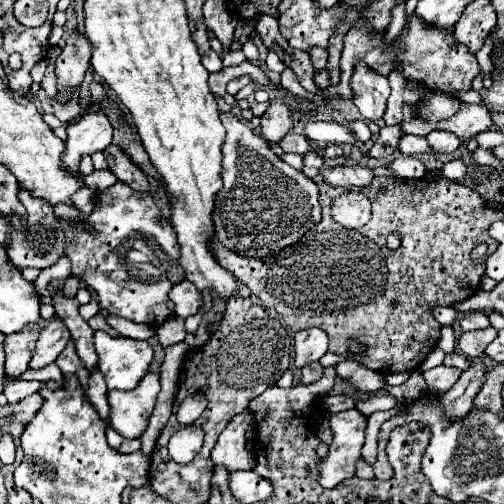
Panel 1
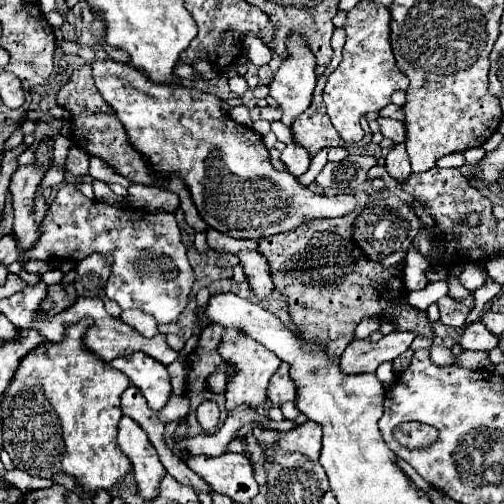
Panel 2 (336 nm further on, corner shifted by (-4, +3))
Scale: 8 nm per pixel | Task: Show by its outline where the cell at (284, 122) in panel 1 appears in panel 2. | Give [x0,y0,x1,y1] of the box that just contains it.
[270,35,316,125]

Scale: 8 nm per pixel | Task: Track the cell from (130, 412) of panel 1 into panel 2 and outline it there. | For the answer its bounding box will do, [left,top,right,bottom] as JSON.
[118,415,166,499]

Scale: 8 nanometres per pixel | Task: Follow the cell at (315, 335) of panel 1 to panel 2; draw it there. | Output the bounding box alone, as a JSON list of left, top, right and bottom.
[268,363,296,405]

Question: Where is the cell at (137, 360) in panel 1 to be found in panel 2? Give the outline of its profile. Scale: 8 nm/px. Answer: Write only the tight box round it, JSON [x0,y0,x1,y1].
[110,351,172,411]

